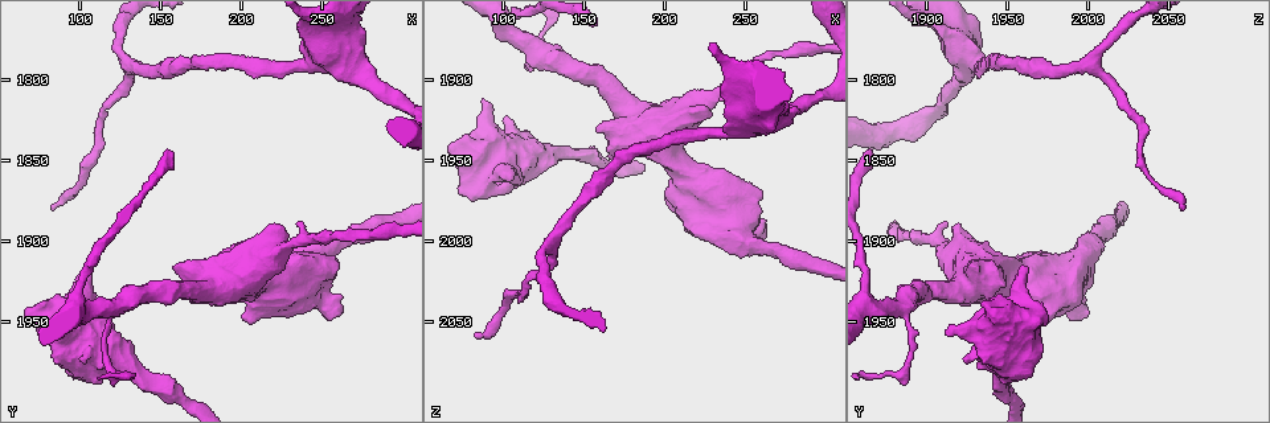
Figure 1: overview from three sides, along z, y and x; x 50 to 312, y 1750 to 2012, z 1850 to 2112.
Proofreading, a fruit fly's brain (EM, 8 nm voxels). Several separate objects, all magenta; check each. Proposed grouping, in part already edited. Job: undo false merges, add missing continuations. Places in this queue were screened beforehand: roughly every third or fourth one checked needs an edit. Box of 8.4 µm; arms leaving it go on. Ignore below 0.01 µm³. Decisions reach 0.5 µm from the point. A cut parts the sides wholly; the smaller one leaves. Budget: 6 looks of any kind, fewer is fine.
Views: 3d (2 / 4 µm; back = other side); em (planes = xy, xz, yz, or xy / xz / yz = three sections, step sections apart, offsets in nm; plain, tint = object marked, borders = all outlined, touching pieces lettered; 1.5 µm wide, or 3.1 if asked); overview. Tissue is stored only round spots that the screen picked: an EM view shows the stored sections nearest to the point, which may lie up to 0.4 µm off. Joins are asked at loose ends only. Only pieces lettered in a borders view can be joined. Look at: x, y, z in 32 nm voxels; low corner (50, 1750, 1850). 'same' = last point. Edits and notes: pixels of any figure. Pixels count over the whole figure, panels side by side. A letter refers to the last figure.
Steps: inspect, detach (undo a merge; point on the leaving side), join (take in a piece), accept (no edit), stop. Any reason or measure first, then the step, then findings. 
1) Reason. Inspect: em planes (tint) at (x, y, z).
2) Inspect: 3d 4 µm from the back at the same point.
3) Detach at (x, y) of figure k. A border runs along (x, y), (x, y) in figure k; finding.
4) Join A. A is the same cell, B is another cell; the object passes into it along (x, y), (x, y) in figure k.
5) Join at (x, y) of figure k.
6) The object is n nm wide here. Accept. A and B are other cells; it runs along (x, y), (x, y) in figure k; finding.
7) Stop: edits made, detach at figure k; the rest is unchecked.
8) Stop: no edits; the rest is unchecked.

An open end. Inspect: 3d 2 µm from the back at (104, 1914, 1960).

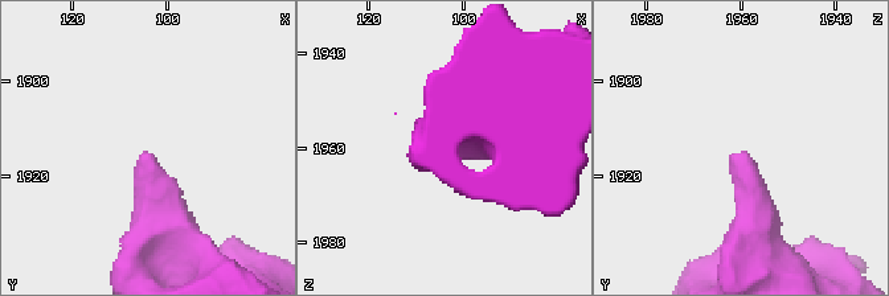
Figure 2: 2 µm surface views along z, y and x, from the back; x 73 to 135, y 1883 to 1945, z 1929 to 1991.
Inspect: em planes (plain) at (105, 1914, 1959).

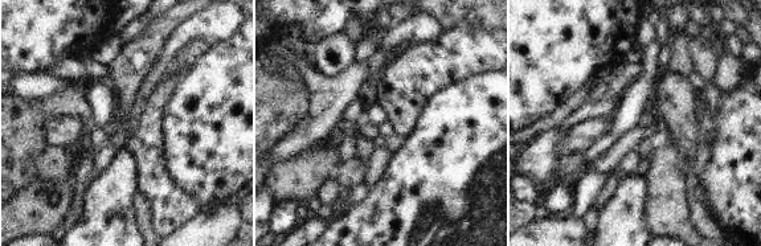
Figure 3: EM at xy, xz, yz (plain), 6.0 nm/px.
Inspect: em planes (borders) at the same point.

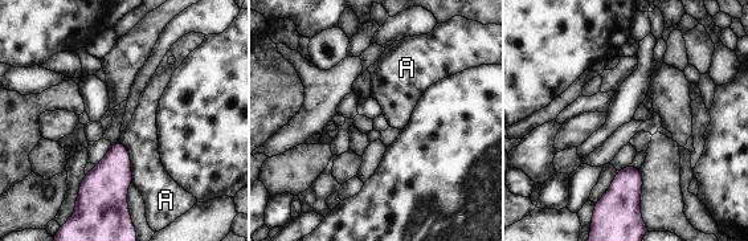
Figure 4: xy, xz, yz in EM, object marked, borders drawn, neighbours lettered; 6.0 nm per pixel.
Accept. A is another cell; none of them fits.

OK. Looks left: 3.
Inspect: em planes (borders) at (82, 1878, 2058).

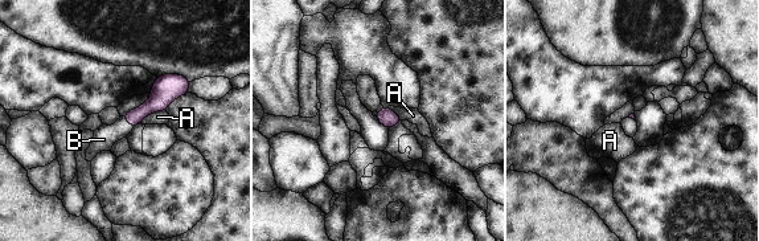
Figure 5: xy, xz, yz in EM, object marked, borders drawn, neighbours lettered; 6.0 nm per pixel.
The longest contact is with A, 190 nm. Join B. B is the same cell, A is another cell; the object passes into it along (160, 97), (127, 121), (103, 139) in figure 5; the neuron continues.

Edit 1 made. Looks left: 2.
Stop: edits made, join at figure 5; the rest is unchecked.

